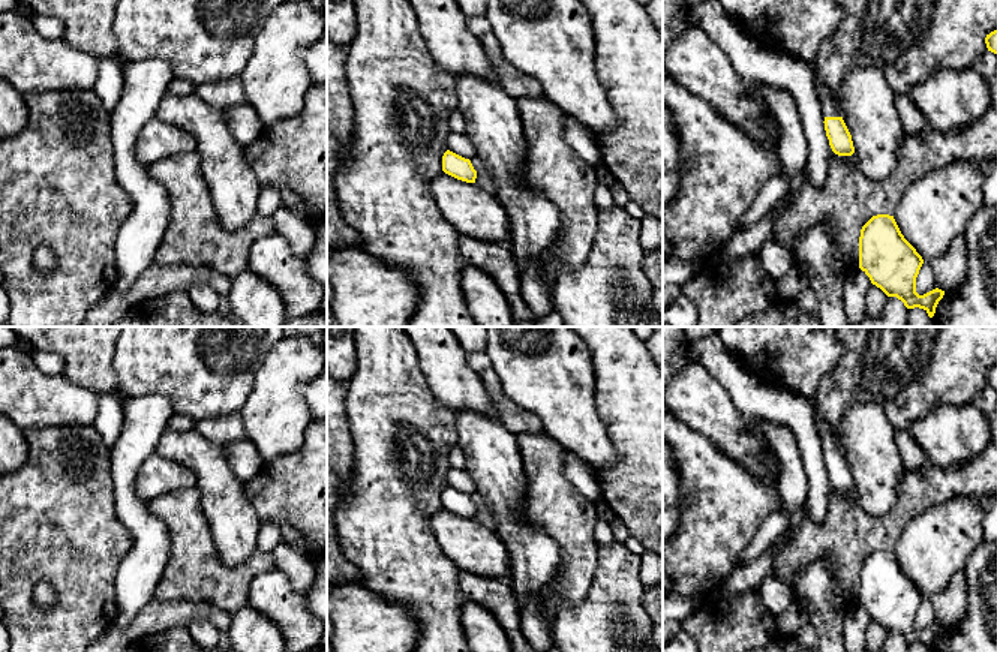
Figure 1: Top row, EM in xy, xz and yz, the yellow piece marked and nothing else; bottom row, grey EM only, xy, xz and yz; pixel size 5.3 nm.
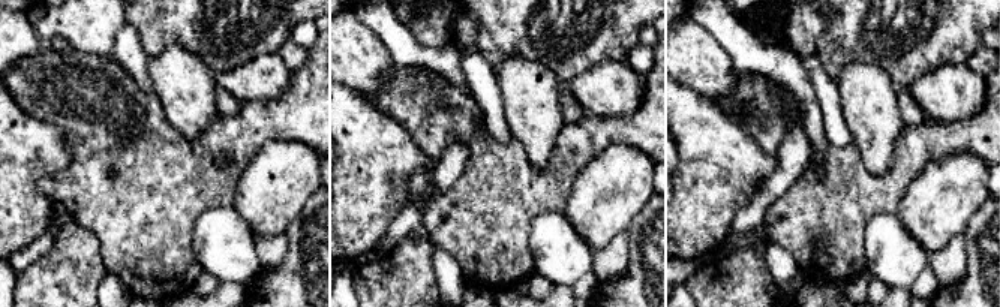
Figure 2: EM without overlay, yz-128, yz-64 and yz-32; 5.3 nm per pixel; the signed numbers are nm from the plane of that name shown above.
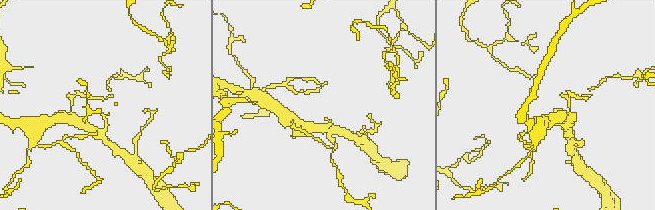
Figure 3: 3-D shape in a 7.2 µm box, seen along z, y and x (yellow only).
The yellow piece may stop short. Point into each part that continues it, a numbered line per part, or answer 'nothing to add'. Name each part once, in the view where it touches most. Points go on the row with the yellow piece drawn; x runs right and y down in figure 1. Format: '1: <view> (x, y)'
1: yz (829, 107)

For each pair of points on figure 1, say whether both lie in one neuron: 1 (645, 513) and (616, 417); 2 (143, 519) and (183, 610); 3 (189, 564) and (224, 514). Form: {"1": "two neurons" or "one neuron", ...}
{"1": "one neuron", "2": "two neurons", "3": "two neurons"}

